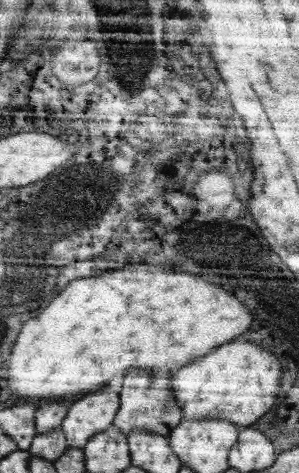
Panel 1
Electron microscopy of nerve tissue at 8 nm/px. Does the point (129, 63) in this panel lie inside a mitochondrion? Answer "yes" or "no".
yes

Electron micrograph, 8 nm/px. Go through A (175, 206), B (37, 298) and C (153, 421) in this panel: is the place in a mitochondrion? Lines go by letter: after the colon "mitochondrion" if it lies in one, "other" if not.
A: other
B: other
C: other

